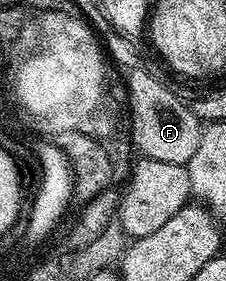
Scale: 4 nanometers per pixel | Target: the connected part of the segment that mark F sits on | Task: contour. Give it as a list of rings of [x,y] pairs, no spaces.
[[[136,70],[126,78],[132,145],[150,160],[166,160],[166,164],[187,166],[190,156],[198,152],[198,144],[204,135],[202,120],[167,82],[161,82],[155,74],[144,70]]]

